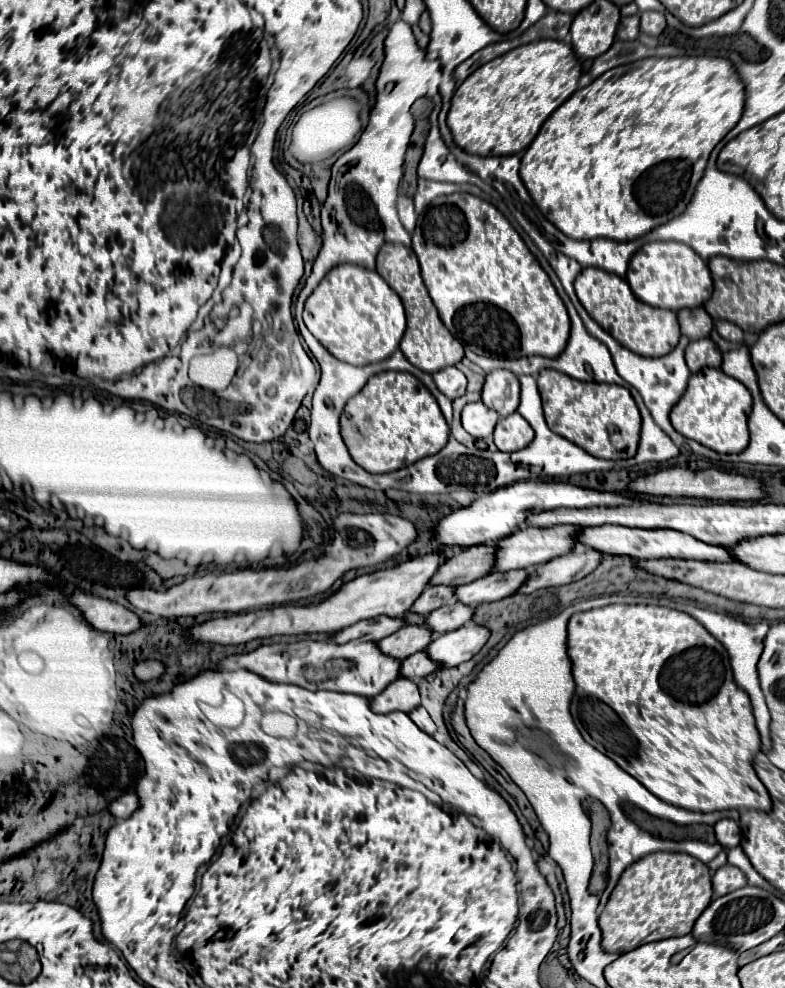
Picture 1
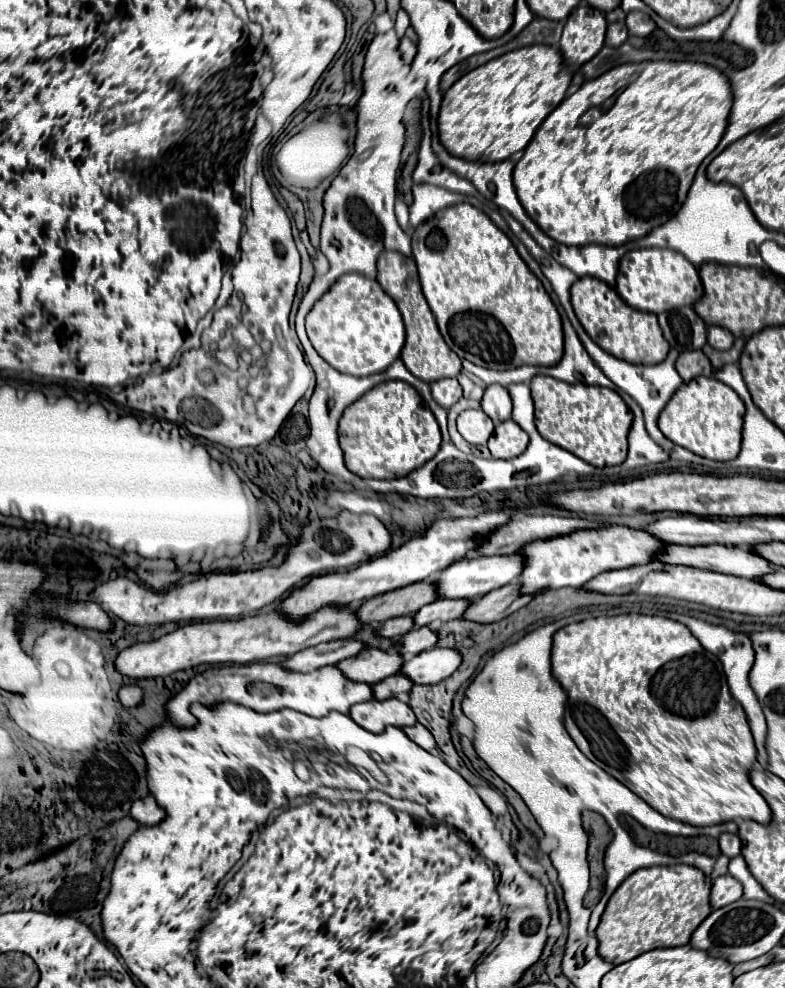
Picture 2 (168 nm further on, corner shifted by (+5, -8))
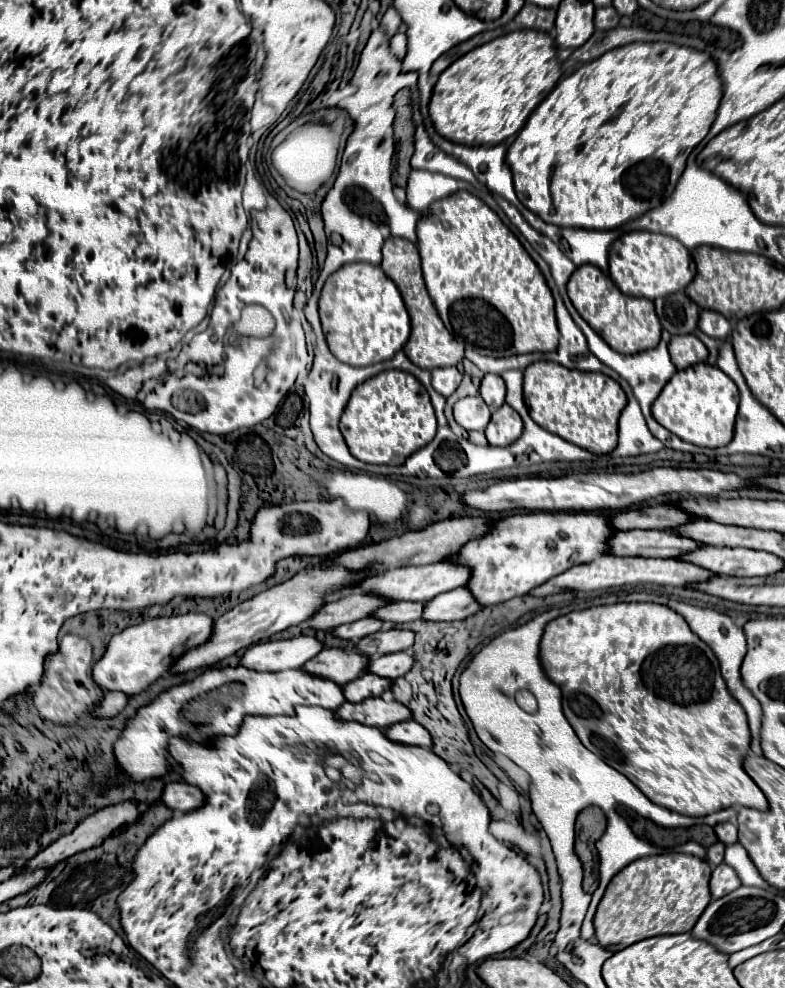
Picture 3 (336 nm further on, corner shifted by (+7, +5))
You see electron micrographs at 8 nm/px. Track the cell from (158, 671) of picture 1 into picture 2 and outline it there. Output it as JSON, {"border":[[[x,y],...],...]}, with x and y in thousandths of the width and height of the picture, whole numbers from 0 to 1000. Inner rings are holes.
{"border":[[[157,694],[154,698],[152,698],[152,709],[154,709],[154,713],[159,715],[159,717],[172,717],[172,715],[177,715],[180,713],[180,706],[182,706],[182,700],[180,700],[180,696],[177,694]]]}

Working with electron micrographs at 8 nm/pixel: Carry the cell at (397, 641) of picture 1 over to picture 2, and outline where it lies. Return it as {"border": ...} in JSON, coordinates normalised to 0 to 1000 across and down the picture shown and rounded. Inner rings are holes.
{"border":[[[465,656],[455,664],[439,666],[429,672],[445,688],[465,690],[465,692],[480,692],[488,686],[496,686],[508,680],[513,672],[513,666],[506,660],[488,660],[480,656]]]}

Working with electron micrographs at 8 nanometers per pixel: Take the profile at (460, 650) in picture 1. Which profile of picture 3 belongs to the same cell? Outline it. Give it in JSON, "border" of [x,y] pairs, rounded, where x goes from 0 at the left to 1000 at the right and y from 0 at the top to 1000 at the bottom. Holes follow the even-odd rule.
{"border":[[[508,659],[508,661],[498,661],[498,663],[485,663],[470,669],[470,679],[480,681],[485,685],[496,685],[496,687],[506,687],[511,683],[516,683],[518,679],[524,679],[529,667],[521,659]]]}

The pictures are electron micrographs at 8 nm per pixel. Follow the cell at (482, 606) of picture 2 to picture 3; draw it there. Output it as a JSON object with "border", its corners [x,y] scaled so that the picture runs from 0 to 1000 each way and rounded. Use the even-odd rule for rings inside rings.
{"border":[[[582,594],[541,610],[539,627],[544,629],[585,629],[605,622],[615,614],[595,594]]]}

